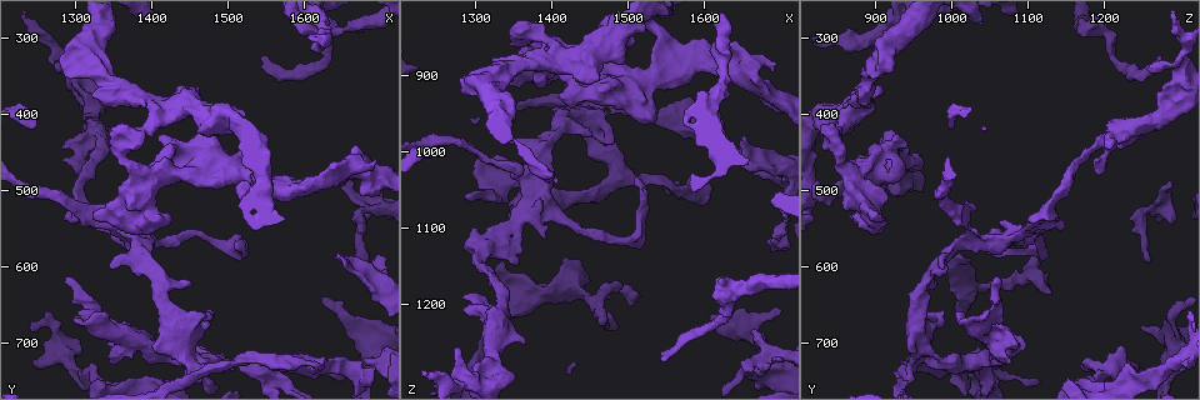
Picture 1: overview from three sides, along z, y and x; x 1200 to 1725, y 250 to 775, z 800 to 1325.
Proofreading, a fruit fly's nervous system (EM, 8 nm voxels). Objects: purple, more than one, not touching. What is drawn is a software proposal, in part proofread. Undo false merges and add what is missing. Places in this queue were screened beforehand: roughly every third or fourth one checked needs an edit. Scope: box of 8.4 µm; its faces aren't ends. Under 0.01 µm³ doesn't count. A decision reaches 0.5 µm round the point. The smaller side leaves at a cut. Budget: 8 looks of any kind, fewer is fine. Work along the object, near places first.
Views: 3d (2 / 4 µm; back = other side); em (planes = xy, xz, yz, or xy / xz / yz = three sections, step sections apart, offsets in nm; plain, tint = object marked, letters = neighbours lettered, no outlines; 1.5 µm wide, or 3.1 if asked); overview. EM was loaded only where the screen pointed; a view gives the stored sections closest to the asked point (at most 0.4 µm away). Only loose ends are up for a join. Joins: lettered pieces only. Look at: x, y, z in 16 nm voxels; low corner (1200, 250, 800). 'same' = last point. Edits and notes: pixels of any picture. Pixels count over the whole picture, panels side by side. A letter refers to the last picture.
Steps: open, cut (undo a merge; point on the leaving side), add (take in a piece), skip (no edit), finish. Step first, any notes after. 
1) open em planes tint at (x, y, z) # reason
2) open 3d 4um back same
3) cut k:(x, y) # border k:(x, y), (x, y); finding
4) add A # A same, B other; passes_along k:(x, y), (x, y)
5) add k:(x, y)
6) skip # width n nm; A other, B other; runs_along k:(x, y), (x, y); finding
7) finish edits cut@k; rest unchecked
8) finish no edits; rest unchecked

open em yz step 4 tint at (1290, 615, 1055) # an open end

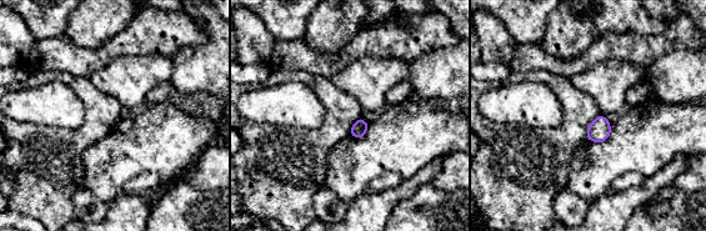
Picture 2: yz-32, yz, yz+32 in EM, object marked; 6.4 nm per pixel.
open em planes letters same

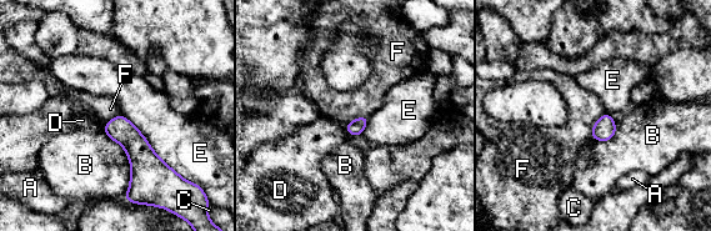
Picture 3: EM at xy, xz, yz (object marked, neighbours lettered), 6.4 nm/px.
skip # A other, B other, C other, D other, E other, F other; border 3:(605, 113), (594, 124), (590, 137); no lettered piece goes on from it

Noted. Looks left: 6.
open em planes letters at (1550, 325, 1270)

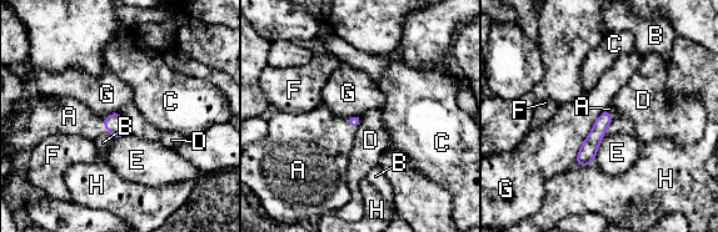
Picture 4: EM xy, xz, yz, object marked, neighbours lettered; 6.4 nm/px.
add A # width 80 nm; longest_contact G 400 nm; A same, B other, C other, D other, E other, F other, G other, H other; the neuron continues

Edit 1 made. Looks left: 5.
open em yz step 8 tint at (1385, 425, 845) # a narrow waist

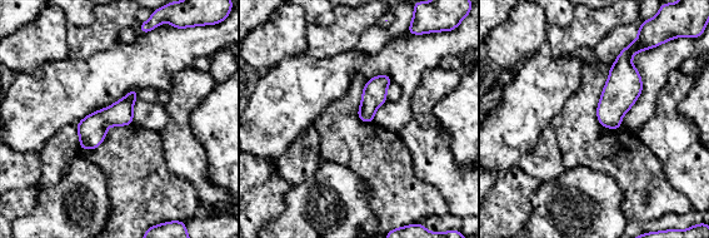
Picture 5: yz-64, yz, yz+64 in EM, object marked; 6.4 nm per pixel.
open em planes tint same # another direction

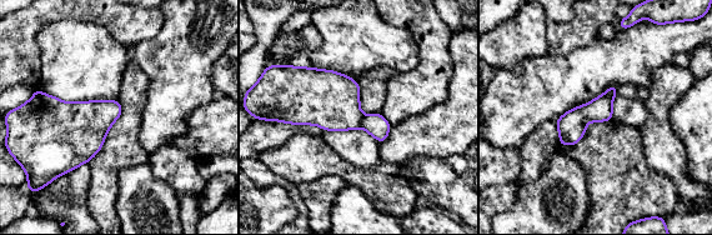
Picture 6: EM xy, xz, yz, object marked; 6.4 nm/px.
open em planes letters same

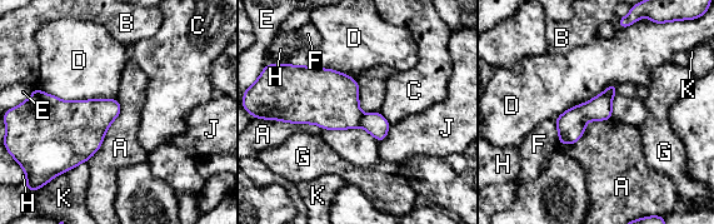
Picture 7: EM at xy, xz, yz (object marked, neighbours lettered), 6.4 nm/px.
cut 7:(375, 124) # width 180 nm; A other, B other, C other, D other, E other, F other, G other, H other, J other, K other; border 7:(364, 115), (359, 125); two neurons meet here

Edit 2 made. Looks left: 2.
finish edits add@4, cut@7; rest unchecked

